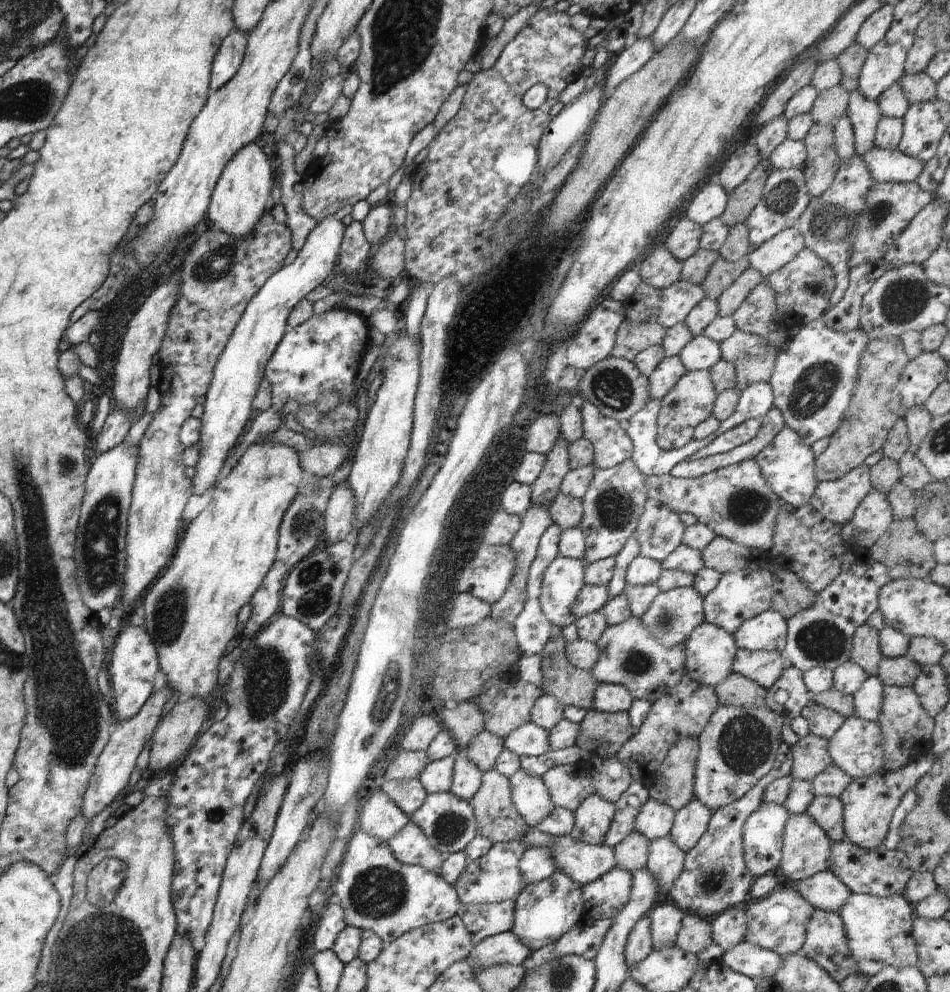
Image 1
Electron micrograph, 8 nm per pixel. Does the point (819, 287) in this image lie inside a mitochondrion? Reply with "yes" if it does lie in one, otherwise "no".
yes

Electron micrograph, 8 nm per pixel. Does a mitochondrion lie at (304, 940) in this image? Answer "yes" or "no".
no

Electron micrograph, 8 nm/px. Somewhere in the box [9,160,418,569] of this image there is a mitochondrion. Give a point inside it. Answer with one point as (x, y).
(217, 265)

